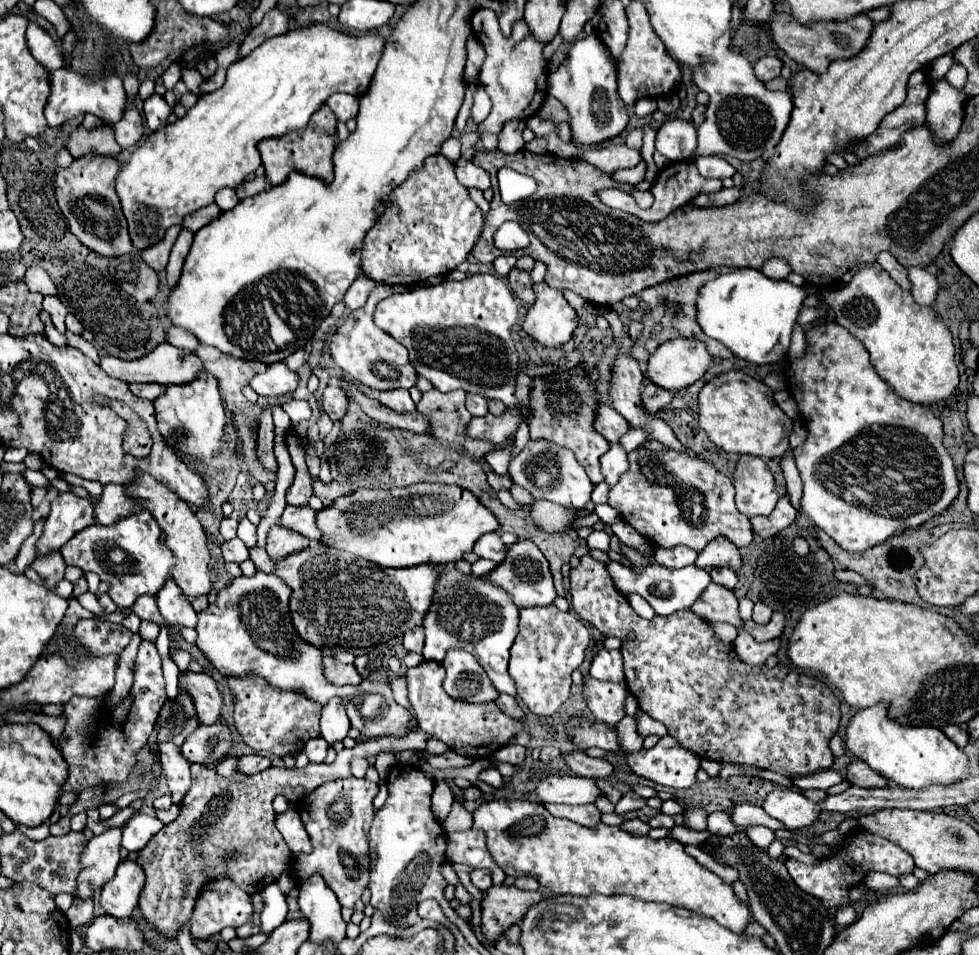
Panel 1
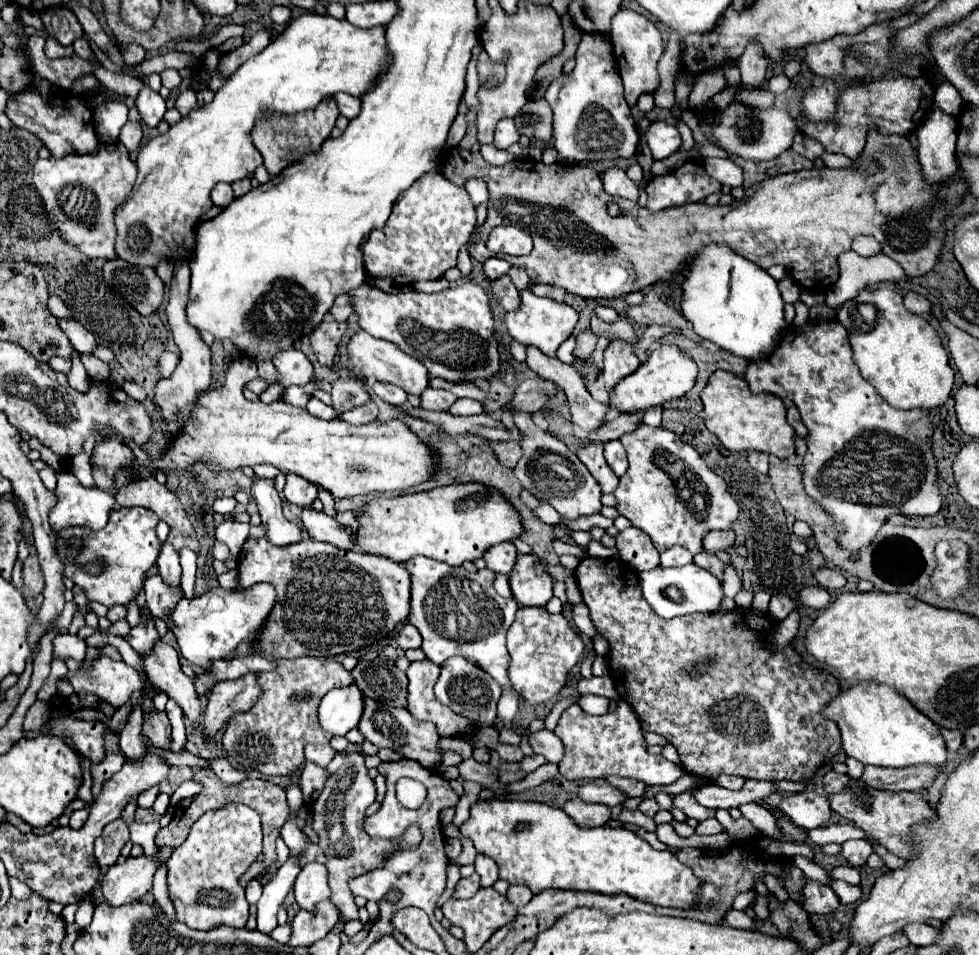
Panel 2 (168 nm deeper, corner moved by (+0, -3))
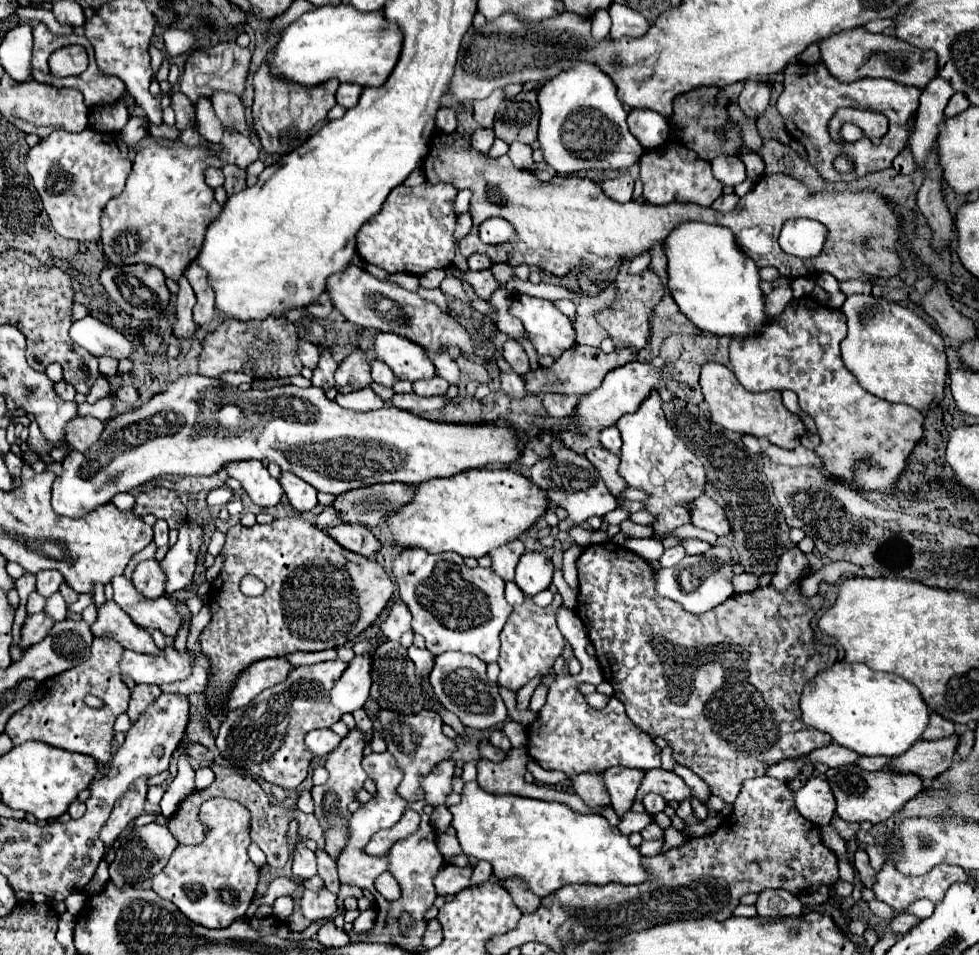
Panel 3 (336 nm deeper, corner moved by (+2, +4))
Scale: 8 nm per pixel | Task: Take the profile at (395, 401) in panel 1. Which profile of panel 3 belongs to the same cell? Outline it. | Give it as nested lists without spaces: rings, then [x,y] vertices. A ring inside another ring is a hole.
[[[380,360],[372,362],[372,380],[378,382],[378,384],[382,384],[382,386],[388,386],[388,388],[392,388],[396,384],[396,376]]]

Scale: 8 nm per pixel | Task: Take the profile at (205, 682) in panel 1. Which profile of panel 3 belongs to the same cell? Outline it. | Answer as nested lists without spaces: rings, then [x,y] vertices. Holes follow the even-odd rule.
[[[114,600],[104,602],[98,610],[98,620],[92,626],[94,636],[106,636],[116,642],[120,642],[124,648],[140,652],[140,654],[154,654],[154,656],[164,656],[164,650],[158,648],[152,640],[152,634],[134,624],[132,618],[118,608]]]

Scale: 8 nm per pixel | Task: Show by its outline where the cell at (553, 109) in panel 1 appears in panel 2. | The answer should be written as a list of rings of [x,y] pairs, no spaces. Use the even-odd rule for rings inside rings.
[[[530,99],[514,117],[514,123],[518,133],[532,141],[542,139],[548,143],[552,137],[552,109],[544,99]]]

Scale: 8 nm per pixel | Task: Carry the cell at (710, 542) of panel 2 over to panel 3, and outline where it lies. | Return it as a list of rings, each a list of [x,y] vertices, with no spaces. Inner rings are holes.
[[[700,496],[698,504],[694,508],[694,526],[702,530],[710,530],[716,536],[728,536],[730,534],[730,522],[724,512],[712,498]]]

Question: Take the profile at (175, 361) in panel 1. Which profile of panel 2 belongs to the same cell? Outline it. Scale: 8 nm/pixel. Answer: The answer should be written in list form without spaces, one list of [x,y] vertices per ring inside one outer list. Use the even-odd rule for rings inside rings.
[[[164,351],[164,353],[160,355],[160,359],[158,359],[158,363],[160,363],[160,367],[158,367],[158,369],[160,369],[160,377],[162,377],[162,379],[168,379],[168,377],[174,373],[178,361],[180,361],[180,357],[178,357],[176,353]]]

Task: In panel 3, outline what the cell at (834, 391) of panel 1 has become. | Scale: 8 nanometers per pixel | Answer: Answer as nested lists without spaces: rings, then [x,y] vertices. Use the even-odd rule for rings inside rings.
[[[810,296],[792,300],[786,310],[772,318],[764,332],[756,338],[732,338],[730,364],[738,382],[750,392],[764,390],[792,390],[798,394],[800,408],[814,420],[820,436],[820,444],[814,454],[822,460],[824,470],[832,480],[844,482],[852,490],[876,490],[886,496],[894,496],[900,474],[908,464],[908,456],[922,438],[924,414],[906,404],[892,404],[866,392],[858,378],[844,366],[840,358],[840,342],[846,338],[846,316],[836,308],[826,308]]]

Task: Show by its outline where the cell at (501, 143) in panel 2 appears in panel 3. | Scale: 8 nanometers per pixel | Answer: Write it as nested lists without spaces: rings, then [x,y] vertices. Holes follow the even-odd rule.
[[[478,128],[472,134],[472,146],[480,152],[488,152],[492,148],[494,142],[494,130],[492,128]]]

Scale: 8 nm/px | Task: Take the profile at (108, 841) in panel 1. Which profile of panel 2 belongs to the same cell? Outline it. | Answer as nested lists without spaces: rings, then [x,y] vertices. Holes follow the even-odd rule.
[[[116,819],[106,825],[104,833],[94,843],[94,855],[100,863],[100,867],[110,867],[116,863],[124,843],[128,841],[128,823],[124,819]]]

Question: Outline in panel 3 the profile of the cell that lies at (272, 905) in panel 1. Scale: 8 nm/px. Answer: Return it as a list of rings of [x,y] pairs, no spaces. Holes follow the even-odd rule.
[[[280,896],[280,898],[276,898],[276,902],[272,904],[274,916],[280,918],[280,920],[286,920],[286,918],[292,914],[292,908],[294,908],[294,902],[292,902],[290,896]]]

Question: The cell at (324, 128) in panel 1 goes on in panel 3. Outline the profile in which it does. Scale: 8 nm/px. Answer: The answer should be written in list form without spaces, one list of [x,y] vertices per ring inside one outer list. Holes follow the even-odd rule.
[[[272,52],[262,62],[260,70],[254,74],[254,106],[252,106],[252,118],[254,118],[254,132],[266,150],[266,154],[284,156],[290,150],[302,146],[306,138],[310,136],[310,130],[328,116],[328,112],[336,106],[336,90],[338,80],[328,80],[326,84],[318,84],[314,88],[302,88],[298,84],[290,84],[286,80],[272,78],[268,74],[268,60],[272,58]]]

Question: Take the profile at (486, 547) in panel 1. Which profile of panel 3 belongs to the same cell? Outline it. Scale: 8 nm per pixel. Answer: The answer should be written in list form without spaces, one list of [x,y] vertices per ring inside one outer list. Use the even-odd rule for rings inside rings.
[[[510,540],[508,544],[496,548],[490,552],[492,558],[492,570],[504,578],[504,580],[514,580],[514,568],[518,564],[518,558],[524,554],[524,542],[522,540]]]

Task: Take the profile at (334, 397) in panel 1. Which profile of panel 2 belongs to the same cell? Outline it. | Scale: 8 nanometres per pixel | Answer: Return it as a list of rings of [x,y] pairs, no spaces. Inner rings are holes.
[[[344,377],[344,379],[338,379],[334,383],[334,389],[332,389],[332,401],[334,401],[334,409],[338,413],[344,413],[344,411],[350,411],[354,407],[360,407],[364,405],[366,401],[370,401],[370,393],[368,389],[364,387],[364,381],[362,379],[356,379],[356,377]]]

